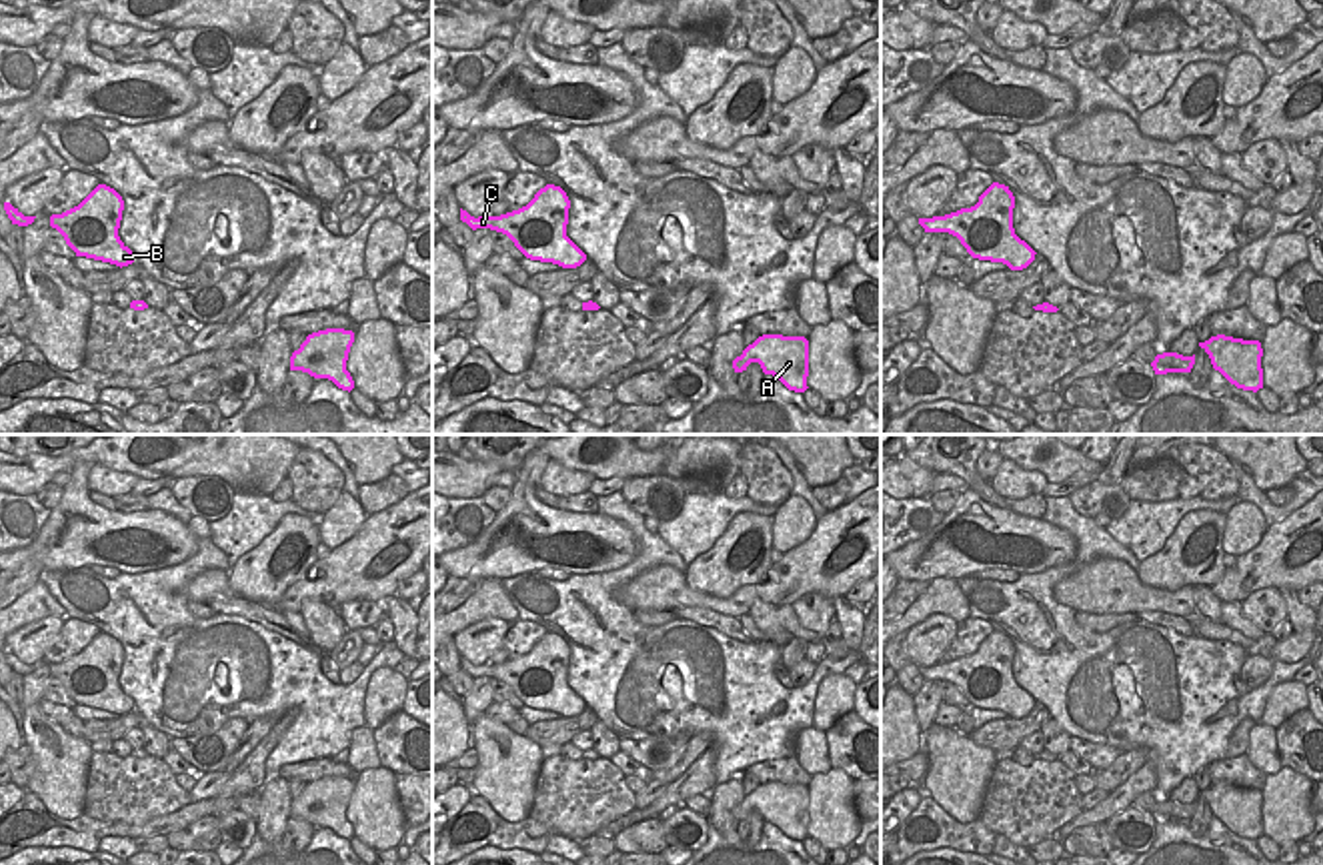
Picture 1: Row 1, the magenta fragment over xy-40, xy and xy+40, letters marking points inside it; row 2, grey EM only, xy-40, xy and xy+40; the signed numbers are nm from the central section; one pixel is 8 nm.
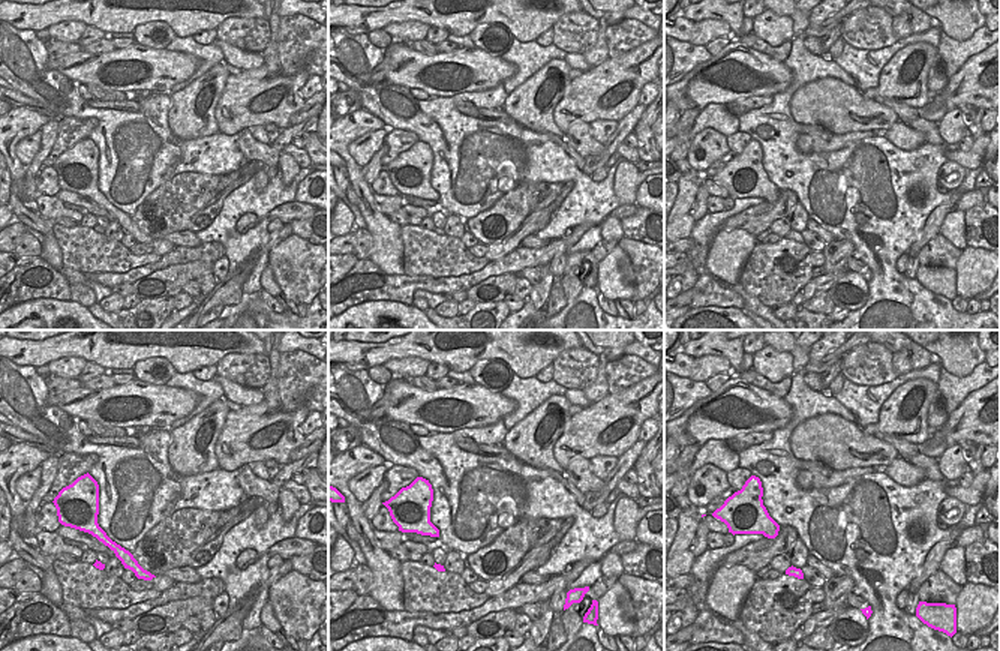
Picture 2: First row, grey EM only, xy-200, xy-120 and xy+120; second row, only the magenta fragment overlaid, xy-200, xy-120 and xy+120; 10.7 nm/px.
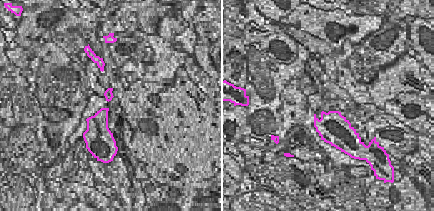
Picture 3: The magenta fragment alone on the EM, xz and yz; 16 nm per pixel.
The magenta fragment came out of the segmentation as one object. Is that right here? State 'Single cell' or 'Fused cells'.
Single cell

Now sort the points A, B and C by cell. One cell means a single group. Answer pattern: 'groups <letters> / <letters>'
groups A B C

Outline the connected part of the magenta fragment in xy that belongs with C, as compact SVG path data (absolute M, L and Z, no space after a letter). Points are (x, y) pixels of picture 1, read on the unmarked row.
M546 633L518 659L474 667L460 657L460 669L472 679L490 677L506 683L530 709L576 717L586 709L586 703L566 685L568 657L566 641Z

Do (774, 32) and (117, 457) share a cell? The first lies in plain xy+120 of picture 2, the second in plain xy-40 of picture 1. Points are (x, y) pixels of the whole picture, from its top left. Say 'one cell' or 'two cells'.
two cells

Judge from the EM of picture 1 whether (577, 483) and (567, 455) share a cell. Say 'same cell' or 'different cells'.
different cells

